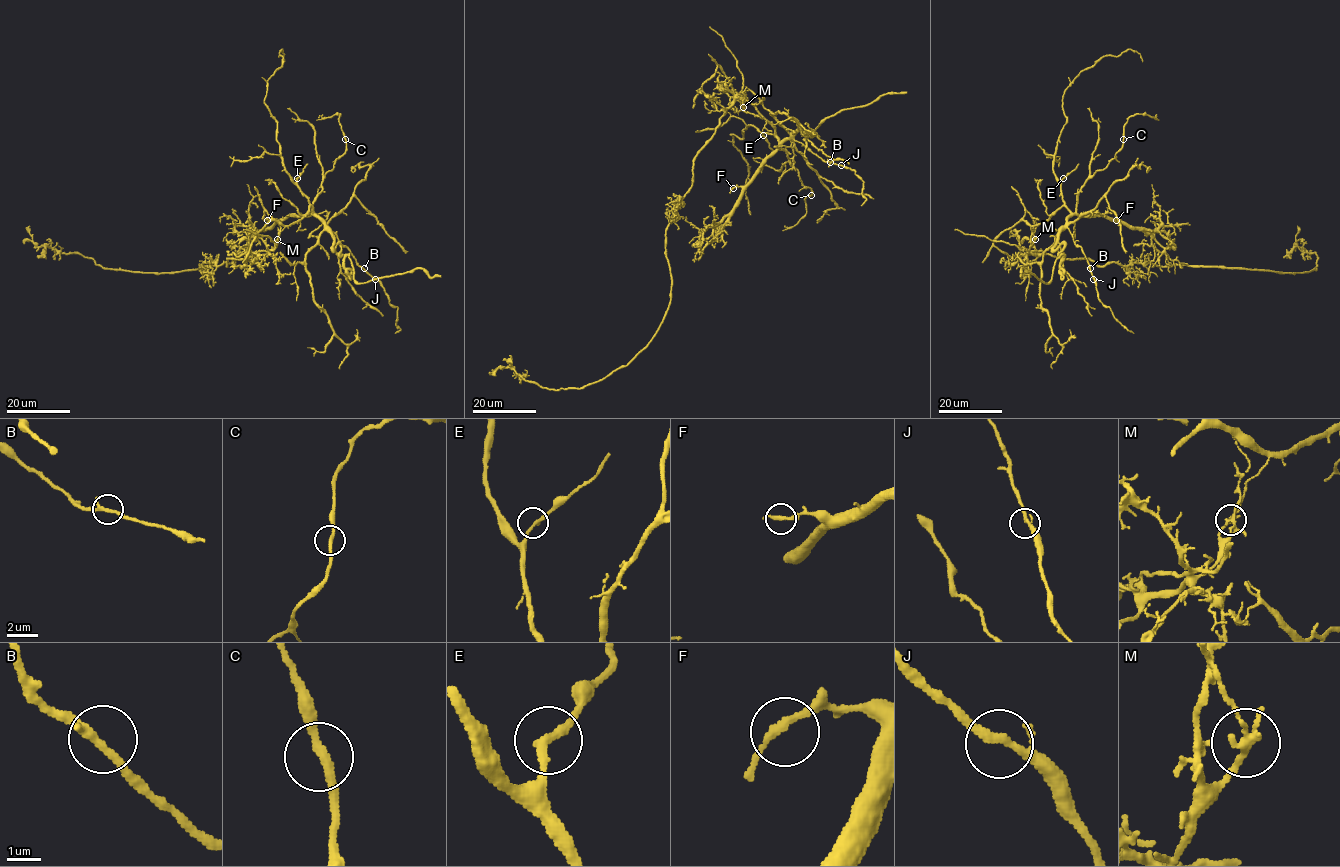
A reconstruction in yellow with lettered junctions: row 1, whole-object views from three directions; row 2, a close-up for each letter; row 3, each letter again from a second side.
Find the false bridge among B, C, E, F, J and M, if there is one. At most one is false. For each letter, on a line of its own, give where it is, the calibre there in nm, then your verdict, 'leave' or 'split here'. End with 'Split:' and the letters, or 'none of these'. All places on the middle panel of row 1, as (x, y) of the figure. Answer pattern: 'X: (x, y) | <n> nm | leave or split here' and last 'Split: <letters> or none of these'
B: (830, 162) | 240 nm | leave
C: (811, 195) | 240 nm | leave
E: (763, 135) | 240 nm | leave
F: (733, 188) | 240 nm | leave
J: (841, 165) | 240 nm | leave
M: (743, 107) | 240 nm | split here
Split: M

